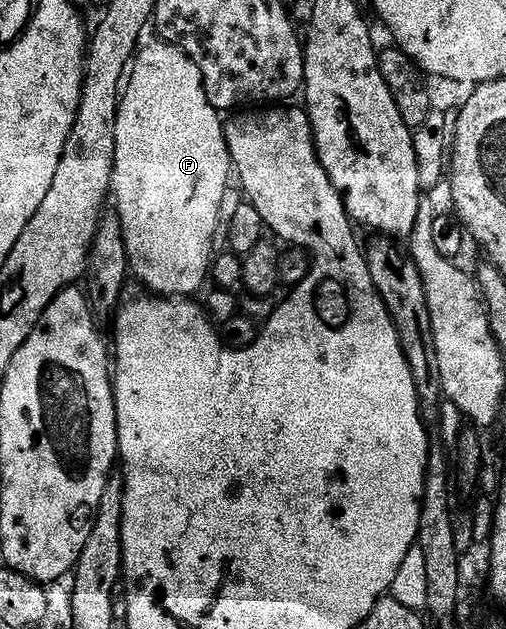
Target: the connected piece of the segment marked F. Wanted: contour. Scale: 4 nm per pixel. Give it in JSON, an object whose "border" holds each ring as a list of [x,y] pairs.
{"border":[[[153,39],[153,42],[148,45],[148,43],[142,44],[140,46],[139,52],[134,56],[131,62],[131,68],[127,73],[127,84],[123,89],[123,96],[121,98],[121,106],[119,107],[119,111],[117,112],[117,126],[115,127],[115,163],[113,164],[113,184],[111,186],[111,197],[112,200],[117,200],[117,209],[115,209],[115,215],[121,221],[121,234],[125,236],[125,250],[127,251],[127,255],[129,256],[129,268],[131,270],[132,276],[134,278],[138,277],[139,280],[142,281],[143,284],[146,285],[148,292],[153,295],[160,295],[166,299],[189,299],[194,295],[193,293],[197,293],[201,288],[204,287],[205,281],[207,285],[207,278],[211,273],[211,262],[214,260],[215,254],[213,251],[213,240],[215,239],[215,227],[219,223],[219,207],[223,203],[223,195],[230,188],[229,185],[229,177],[231,181],[231,162],[229,160],[229,148],[227,147],[227,139],[225,138],[225,126],[223,124],[223,117],[218,110],[213,109],[211,107],[211,103],[207,99],[207,95],[205,94],[205,84],[203,83],[203,79],[201,78],[201,72],[199,71],[199,67],[196,63],[194,63],[191,58],[189,58],[182,49],[177,48],[176,45],[171,45],[167,41],[163,41],[160,39]]]}

